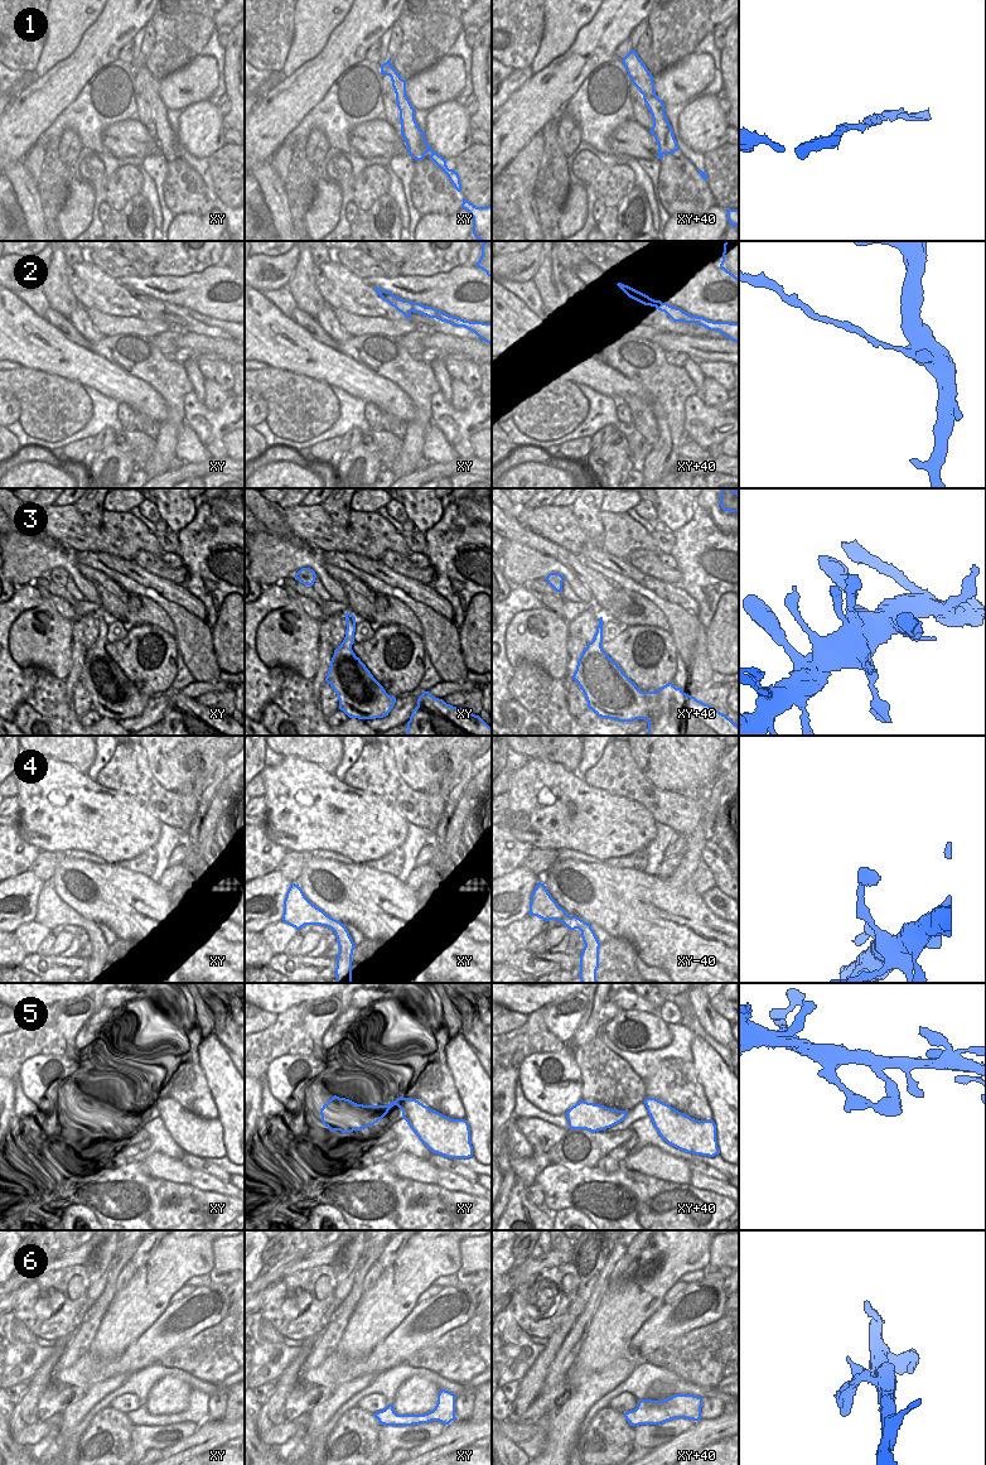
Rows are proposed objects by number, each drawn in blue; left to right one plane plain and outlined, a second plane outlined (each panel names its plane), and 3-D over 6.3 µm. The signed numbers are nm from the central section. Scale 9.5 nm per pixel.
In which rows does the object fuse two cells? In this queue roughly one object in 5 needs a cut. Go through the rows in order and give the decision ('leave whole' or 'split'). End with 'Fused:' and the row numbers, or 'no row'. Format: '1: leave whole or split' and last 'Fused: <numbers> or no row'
1: leave whole
2: split
3: leave whole
4: leave whole
5: leave whole
6: leave whole
Fused: 2

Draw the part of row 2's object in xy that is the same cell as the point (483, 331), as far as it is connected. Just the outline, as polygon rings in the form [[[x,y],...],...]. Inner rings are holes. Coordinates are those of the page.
[[[420,303],[412,304],[412,312],[420,313],[420,314],[426,315],[429,318],[436,318],[441,322],[450,323],[455,327],[464,327],[464,328],[474,332],[482,341],[492,344],[492,323],[464,321],[461,318],[449,315],[449,314],[446,314],[441,310],[438,310],[432,307],[425,307]]]

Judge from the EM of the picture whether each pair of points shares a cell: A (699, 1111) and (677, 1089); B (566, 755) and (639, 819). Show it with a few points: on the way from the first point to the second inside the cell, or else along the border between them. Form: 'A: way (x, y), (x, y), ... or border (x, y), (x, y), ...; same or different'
A: way (695, 1104), (684, 1093); same
B: border (545, 761), (561, 764), (573, 771); different

